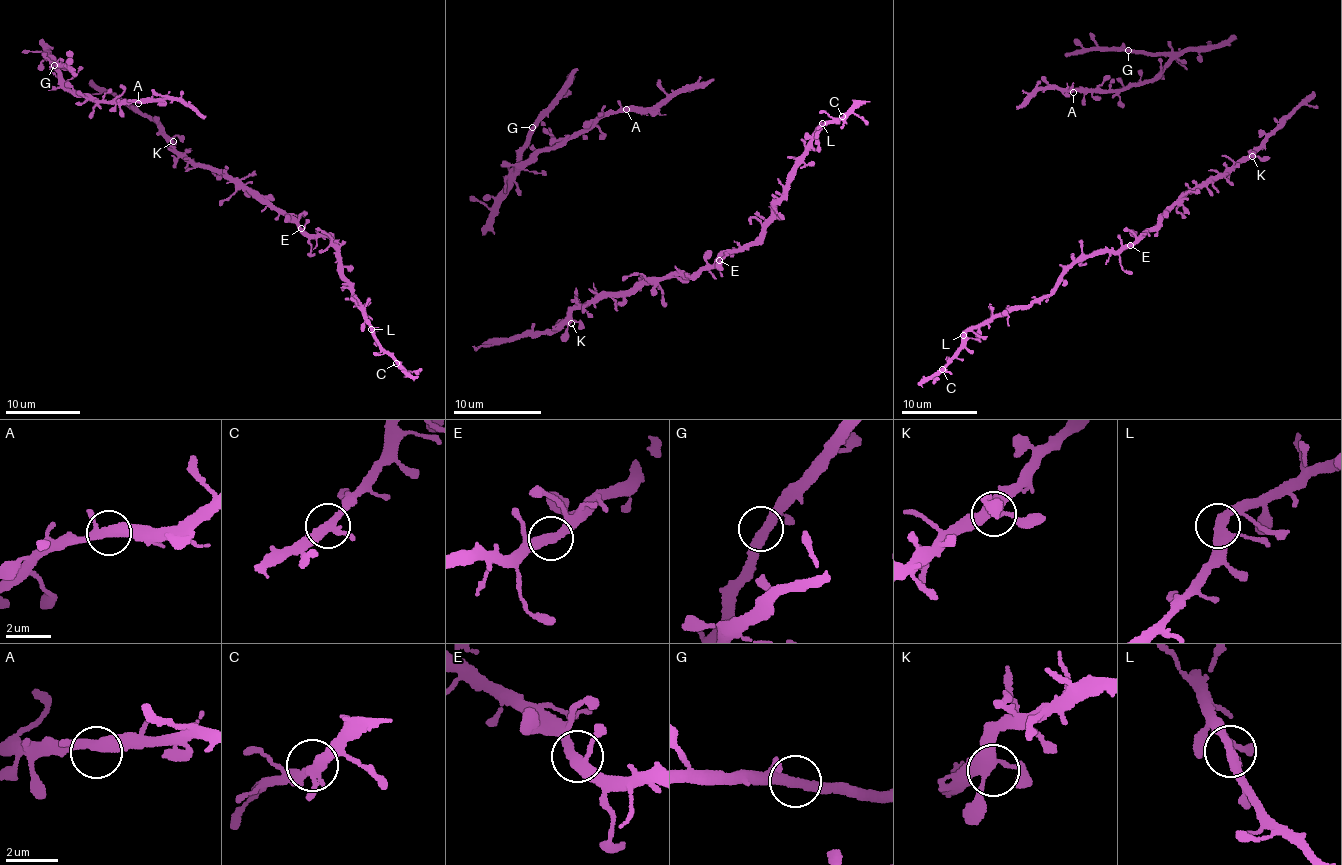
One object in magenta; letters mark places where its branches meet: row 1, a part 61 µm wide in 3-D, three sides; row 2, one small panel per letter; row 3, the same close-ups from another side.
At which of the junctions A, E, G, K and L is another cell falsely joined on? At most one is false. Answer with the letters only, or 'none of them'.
none of them

